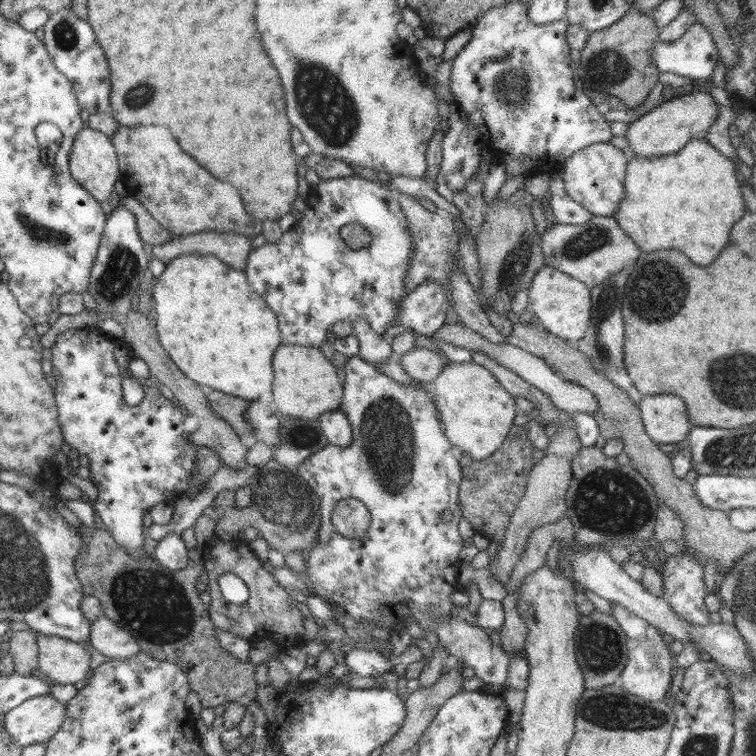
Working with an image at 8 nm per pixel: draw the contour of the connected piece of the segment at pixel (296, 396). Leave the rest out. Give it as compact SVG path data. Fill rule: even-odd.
M280 343L273 354L273 403L276 410L302 422L316 422L324 412L338 411L343 399L343 383L336 375L337 368L319 347L303 347Z

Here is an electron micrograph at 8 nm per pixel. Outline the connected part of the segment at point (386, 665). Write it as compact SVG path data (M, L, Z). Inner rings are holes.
M374 647L347 650L339 660L359 676L388 674L394 668L388 661L388 654L379 653Z

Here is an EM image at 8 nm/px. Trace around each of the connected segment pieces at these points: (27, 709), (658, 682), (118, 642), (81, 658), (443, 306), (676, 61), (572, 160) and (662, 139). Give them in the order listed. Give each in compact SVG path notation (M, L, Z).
M52 695L35 696L5 713L4 728L22 747L47 743L61 727L67 704Z
M611 602L611 614L627 636L627 647L629 648L628 662L620 673L621 686L626 692L639 696L643 700L650 700L650 702L666 698L666 692L670 692L672 679L678 667L670 646L664 641L659 630L656 630L646 620L634 616L634 613L628 608Z
M104 615L91 624L89 642L98 652L112 659L130 658L138 651L142 651L139 643L130 633Z
M38 635L37 647L39 648L39 668L46 676L51 678L53 684L74 685L80 680L86 680L88 674L90 674L91 655L76 641L55 635Z
M426 281L426 283L418 285L412 293L401 300L397 308L397 314L399 315L393 327L398 330L411 328L412 331L428 337L445 324L450 306L452 306L452 301L447 300L447 292L445 292L442 285L436 283L436 281Z
M696 22L678 40L656 40L651 50L651 60L659 73L672 72L692 79L711 80L718 64L719 53L708 29Z
M609 142L590 144L576 151L562 164L565 190L572 200L587 208L593 215L610 216L625 199L624 179L628 156Z
M694 91L689 95L666 100L628 125L626 142L633 156L651 157L674 154L690 140L706 140L714 120L718 118L718 104L710 92Z

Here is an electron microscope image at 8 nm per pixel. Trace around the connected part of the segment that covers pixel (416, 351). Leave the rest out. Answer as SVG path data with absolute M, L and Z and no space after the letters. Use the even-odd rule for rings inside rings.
M426 347L414 348L400 355L402 368L422 384L430 386L433 380L442 372L447 360L440 354Z

